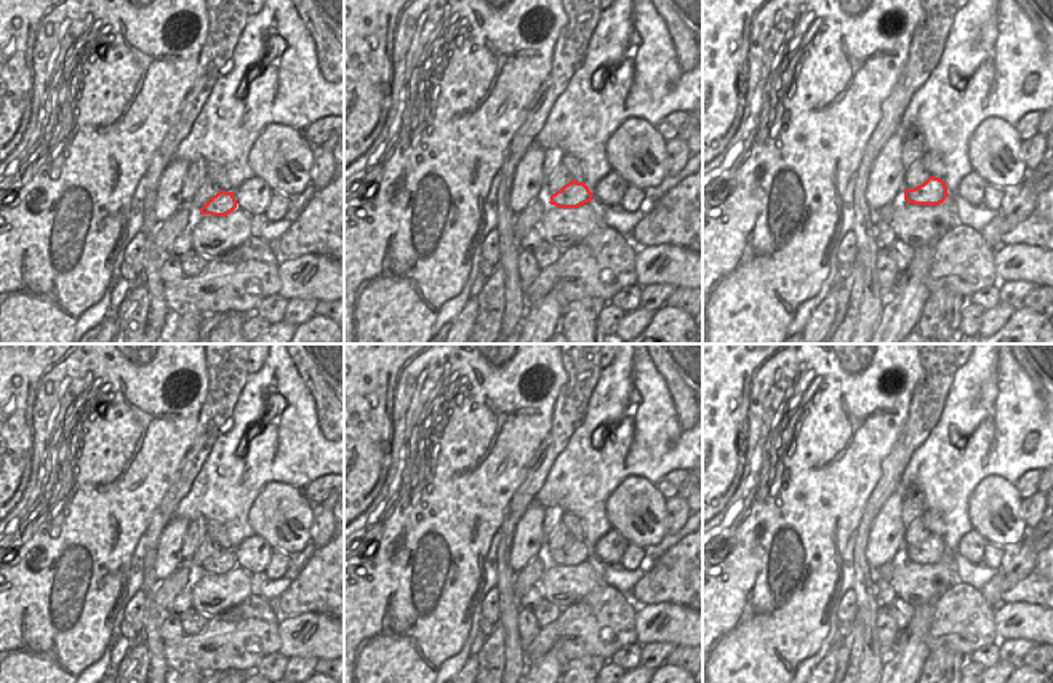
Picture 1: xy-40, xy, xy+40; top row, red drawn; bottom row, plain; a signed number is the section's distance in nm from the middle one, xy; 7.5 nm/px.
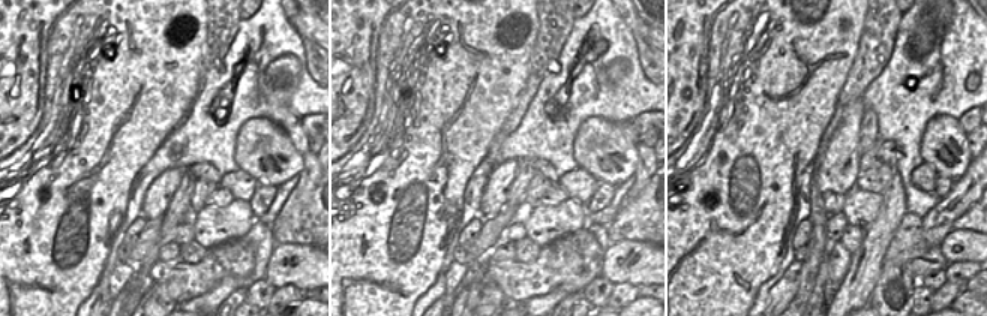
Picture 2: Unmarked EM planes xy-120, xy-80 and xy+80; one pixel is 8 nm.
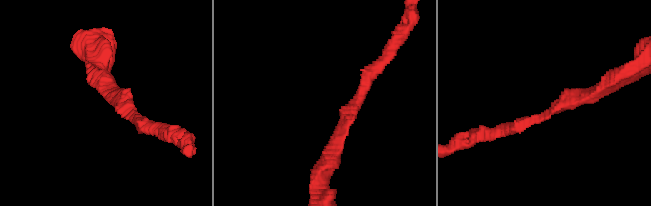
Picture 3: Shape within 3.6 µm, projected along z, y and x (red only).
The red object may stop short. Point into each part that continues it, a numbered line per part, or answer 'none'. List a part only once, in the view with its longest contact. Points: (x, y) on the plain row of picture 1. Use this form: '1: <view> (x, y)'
none

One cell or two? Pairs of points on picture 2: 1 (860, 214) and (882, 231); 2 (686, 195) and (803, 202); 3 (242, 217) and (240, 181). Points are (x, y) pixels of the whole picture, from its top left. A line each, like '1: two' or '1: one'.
1: two
2: two
3: two

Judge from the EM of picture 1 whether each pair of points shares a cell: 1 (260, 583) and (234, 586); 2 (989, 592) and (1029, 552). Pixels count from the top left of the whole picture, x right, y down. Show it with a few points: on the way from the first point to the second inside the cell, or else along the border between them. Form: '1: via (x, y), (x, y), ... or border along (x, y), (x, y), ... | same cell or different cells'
1: border along (250, 575), (252, 592) | different cells
2: via (999, 583), (1020, 562) | same cell

